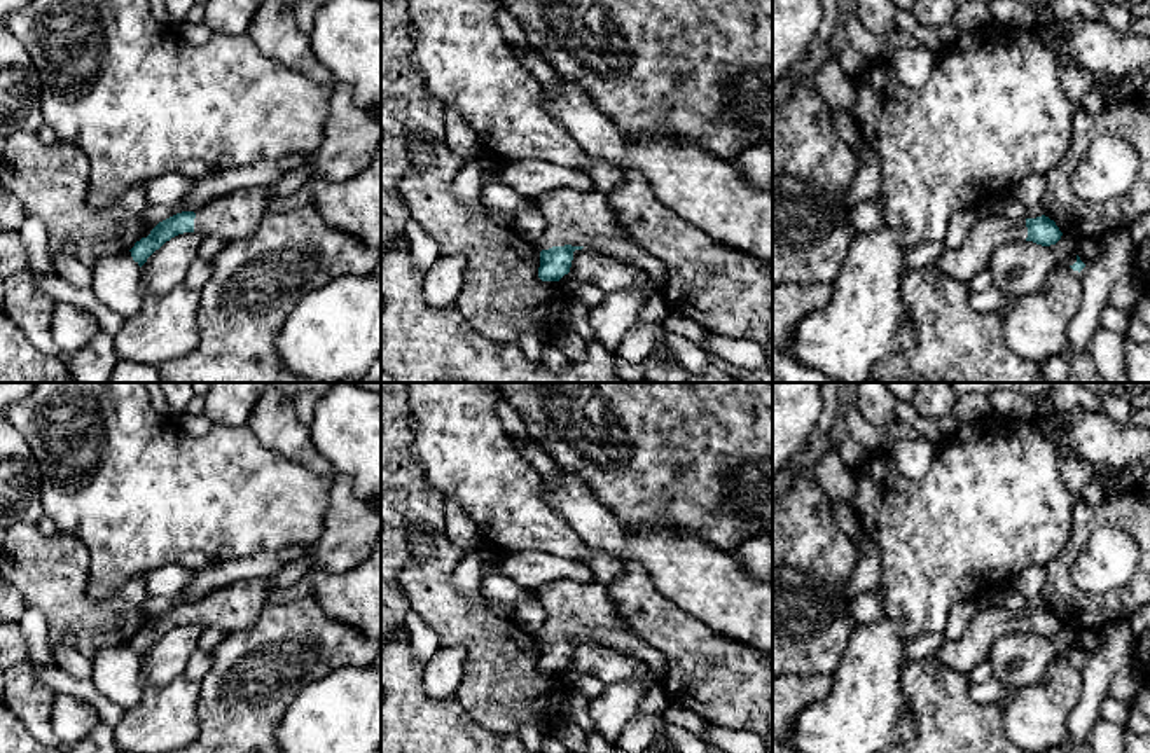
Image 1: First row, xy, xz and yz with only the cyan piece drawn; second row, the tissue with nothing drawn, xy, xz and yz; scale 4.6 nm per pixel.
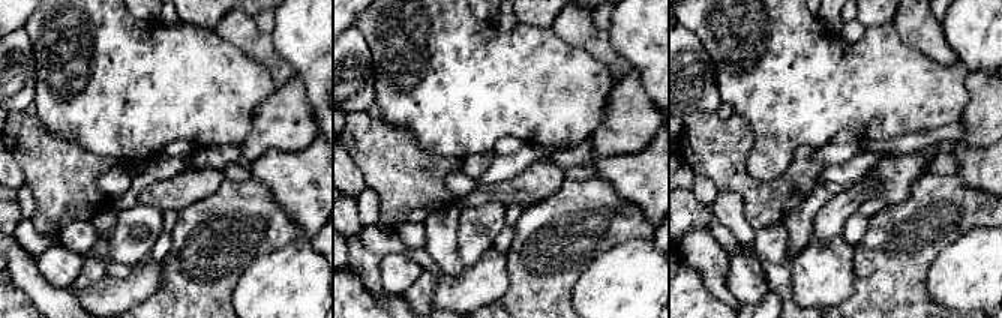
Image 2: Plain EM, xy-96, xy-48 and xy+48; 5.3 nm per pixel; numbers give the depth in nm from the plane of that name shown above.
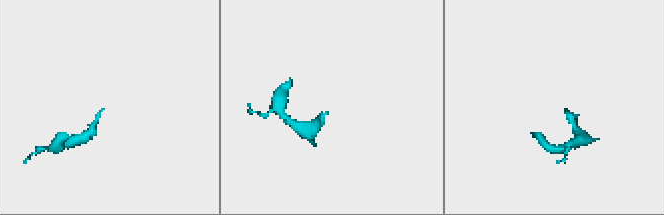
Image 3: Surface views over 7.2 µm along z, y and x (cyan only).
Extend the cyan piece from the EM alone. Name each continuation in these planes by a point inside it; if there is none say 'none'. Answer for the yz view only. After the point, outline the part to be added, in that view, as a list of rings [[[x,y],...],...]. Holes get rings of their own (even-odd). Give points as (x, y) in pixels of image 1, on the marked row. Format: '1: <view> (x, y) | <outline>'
1: yz (988, 233) | [[[1005,213],[975,217],[968,239],[959,248],[946,250],[935,266],[947,276],[968,283],[987,267],[987,260],[998,246],[1026,241],[1026,238],[1028,227],[1022,220],[1010,220]]]

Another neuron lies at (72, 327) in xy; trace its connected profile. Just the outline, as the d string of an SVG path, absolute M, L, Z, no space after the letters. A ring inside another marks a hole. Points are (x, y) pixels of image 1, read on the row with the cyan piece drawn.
M56 302L51 318L51 335L65 356L75 355L98 332L94 316L70 302Z

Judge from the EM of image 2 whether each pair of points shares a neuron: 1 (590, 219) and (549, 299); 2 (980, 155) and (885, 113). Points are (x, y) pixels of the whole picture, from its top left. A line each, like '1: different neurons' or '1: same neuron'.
1: same neuron
2: different neurons

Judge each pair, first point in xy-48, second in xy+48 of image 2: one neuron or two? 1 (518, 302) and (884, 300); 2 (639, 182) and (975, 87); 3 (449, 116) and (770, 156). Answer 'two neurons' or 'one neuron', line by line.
1: one neuron
2: one neuron
3: one neuron

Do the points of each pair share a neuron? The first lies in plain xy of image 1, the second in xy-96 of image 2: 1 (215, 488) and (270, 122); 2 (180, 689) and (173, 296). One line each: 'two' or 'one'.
1: two
2: two

